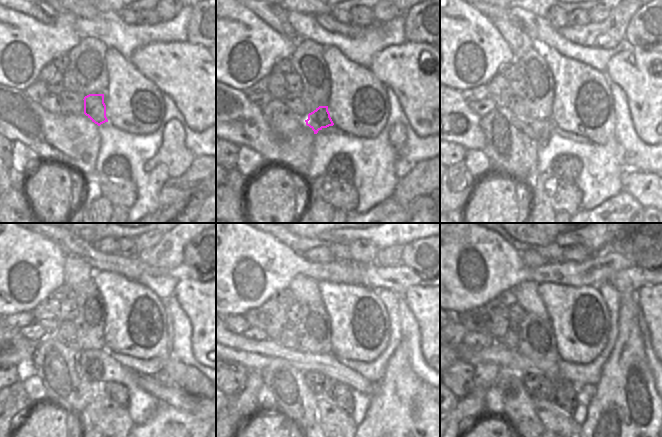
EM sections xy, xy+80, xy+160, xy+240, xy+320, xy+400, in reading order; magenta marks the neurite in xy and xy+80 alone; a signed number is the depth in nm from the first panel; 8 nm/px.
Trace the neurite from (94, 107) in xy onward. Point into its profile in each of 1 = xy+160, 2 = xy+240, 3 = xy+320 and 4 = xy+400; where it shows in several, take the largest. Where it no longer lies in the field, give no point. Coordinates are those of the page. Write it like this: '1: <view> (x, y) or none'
1: xy+160 (543, 129)
2: xy+240 (94, 358)
3: xy+320 (318, 382)
4: xy+400 (538, 386)

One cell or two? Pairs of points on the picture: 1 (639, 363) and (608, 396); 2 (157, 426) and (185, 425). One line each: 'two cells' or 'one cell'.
1: one cell
2: one cell

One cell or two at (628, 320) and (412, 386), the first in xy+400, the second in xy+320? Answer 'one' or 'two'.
one

